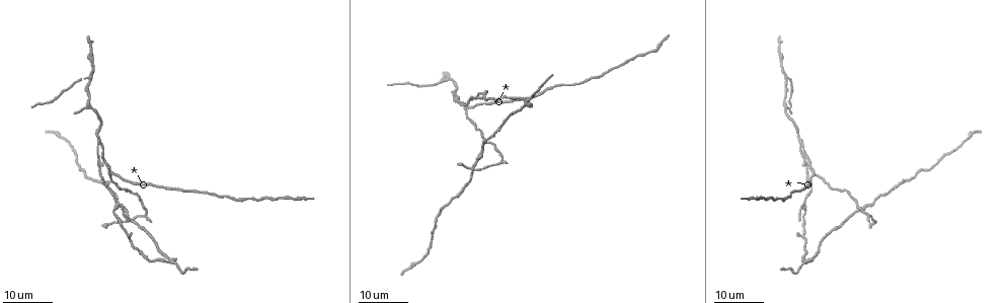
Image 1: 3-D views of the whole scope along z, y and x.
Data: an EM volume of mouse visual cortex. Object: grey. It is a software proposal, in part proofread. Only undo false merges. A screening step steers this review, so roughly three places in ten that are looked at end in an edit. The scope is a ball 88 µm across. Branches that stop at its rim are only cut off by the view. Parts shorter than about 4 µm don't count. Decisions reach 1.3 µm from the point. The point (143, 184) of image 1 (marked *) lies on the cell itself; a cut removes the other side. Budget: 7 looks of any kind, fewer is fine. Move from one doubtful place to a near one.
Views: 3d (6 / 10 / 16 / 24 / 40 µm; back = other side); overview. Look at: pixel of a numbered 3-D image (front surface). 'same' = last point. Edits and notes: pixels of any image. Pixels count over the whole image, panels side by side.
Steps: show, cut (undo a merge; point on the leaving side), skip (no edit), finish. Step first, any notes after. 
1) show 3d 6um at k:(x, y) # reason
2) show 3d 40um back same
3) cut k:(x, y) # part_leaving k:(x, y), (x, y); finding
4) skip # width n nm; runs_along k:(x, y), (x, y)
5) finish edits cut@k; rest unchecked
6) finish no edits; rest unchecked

show 3d 24um at 1:(108, 174) # three arms meet

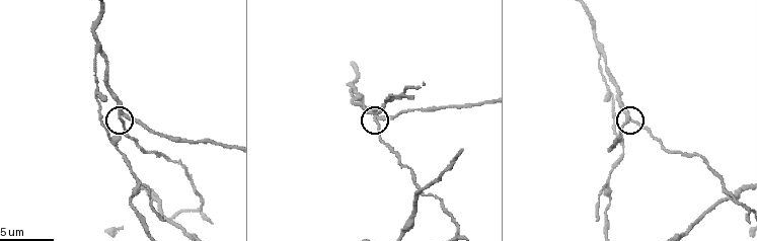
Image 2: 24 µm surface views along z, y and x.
show 3d 10um at 2:(632, 119)

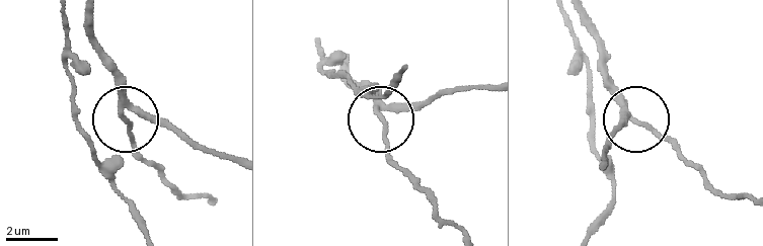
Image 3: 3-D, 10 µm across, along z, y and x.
skip # arms 3; runs_along 3:(490, 85), (464, 85), (385, 115), (385, 151), (396, 168); all the same cell

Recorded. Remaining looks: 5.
show 3d 16um at 2:(602, 49) # three arms meet

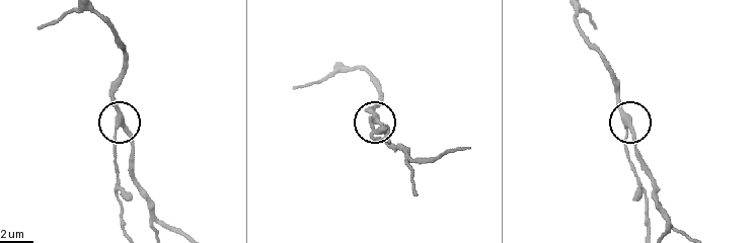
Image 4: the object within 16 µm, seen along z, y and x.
skip # width 290 nm; runs_along 4:(177, 232), (157, 218), (135, 176), (111, 84); one cell here

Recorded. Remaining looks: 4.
show 3d 24um at 1:(787, 76) # branch point

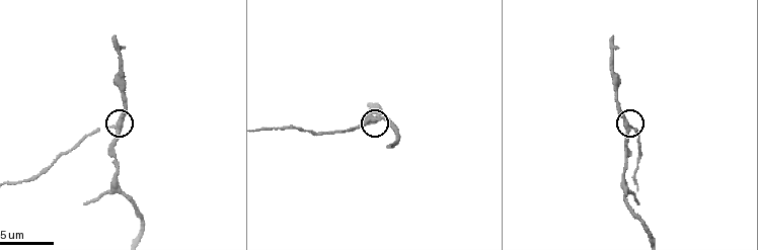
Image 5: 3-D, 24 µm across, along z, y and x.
show 3d 10um at 5:(629, 127)

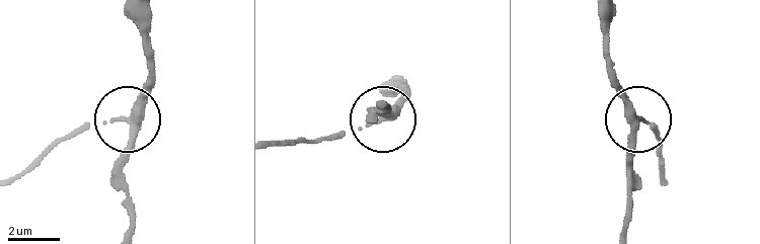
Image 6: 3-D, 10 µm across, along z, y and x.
cut 6:(81, 129) # part_leaving 6:(115, 119), (54, 139), (21, 169); a second cell is stuck on

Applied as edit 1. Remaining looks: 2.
finish edits cut@6; rest unchecked

